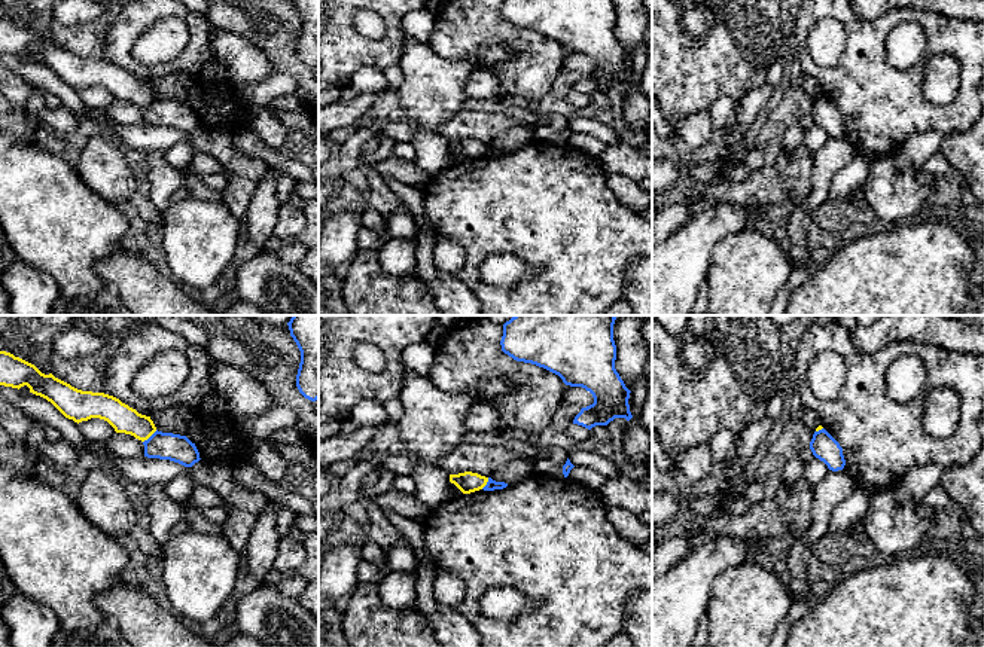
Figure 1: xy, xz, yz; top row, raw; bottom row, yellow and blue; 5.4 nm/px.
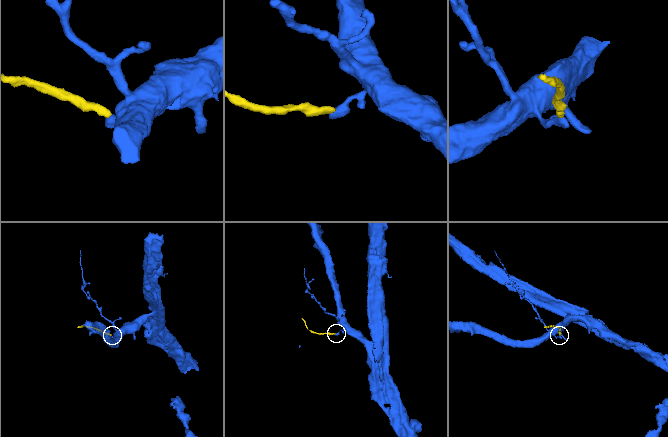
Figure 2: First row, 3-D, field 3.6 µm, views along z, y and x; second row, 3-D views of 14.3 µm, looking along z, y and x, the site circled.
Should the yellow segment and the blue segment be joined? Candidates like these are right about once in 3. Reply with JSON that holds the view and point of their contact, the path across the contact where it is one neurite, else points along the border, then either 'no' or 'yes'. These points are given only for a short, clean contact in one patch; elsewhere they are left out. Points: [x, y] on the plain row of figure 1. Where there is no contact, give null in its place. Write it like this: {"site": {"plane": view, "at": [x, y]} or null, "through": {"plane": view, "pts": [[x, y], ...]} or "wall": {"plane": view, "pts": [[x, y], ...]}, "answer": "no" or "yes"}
{"site": {"plane": "xy", "at": [149, 103]}, "wall": {"plane": "xy", "pts": [[157, 97], [143, 109]]}, "answer": "no"}

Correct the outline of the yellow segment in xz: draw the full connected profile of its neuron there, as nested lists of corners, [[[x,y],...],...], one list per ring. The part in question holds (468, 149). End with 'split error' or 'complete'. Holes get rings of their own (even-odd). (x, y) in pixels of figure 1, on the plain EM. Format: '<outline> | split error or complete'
[[[464,138],[450,141],[450,149],[454,150],[463,161],[470,161],[482,156],[487,152],[488,144],[472,138]]] | complete

